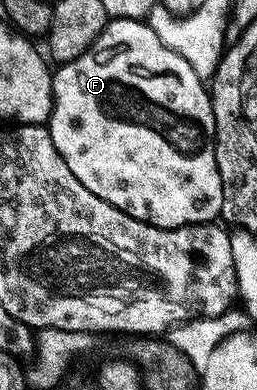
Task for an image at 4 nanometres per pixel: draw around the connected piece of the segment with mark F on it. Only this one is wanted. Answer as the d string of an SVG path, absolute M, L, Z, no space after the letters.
M111 19L89 50L80 54L80 58L61 65L57 71L52 76L54 109L51 110L48 121L50 137L56 150L60 150L60 158L68 162L68 170L72 170L72 174L76 174L76 178L80 178L80 182L84 182L84 186L96 194L96 198L104 198L104 202L116 206L124 214L157 228L183 228L189 224L209 224L219 219L217 216L224 212L224 199L220 170L216 166L214 153L214 111L210 105L210 93L207 85L196 78L196 70L192 70L192 66L188 66L188 62L184 62L176 50L168 50L168 46L156 38L149 23L142 20Z

